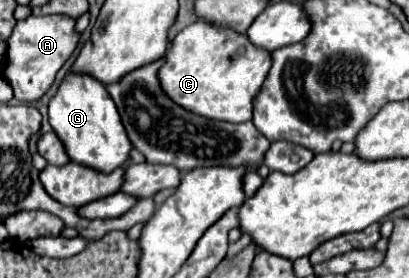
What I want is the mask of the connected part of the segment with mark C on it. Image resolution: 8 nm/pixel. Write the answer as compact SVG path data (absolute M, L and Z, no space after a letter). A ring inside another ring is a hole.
M194 22L180 30L164 54L164 66L158 70L160 88L172 102L184 110L232 124L252 118L252 98L270 70L270 52L256 48L242 34L220 30L206 22Z

